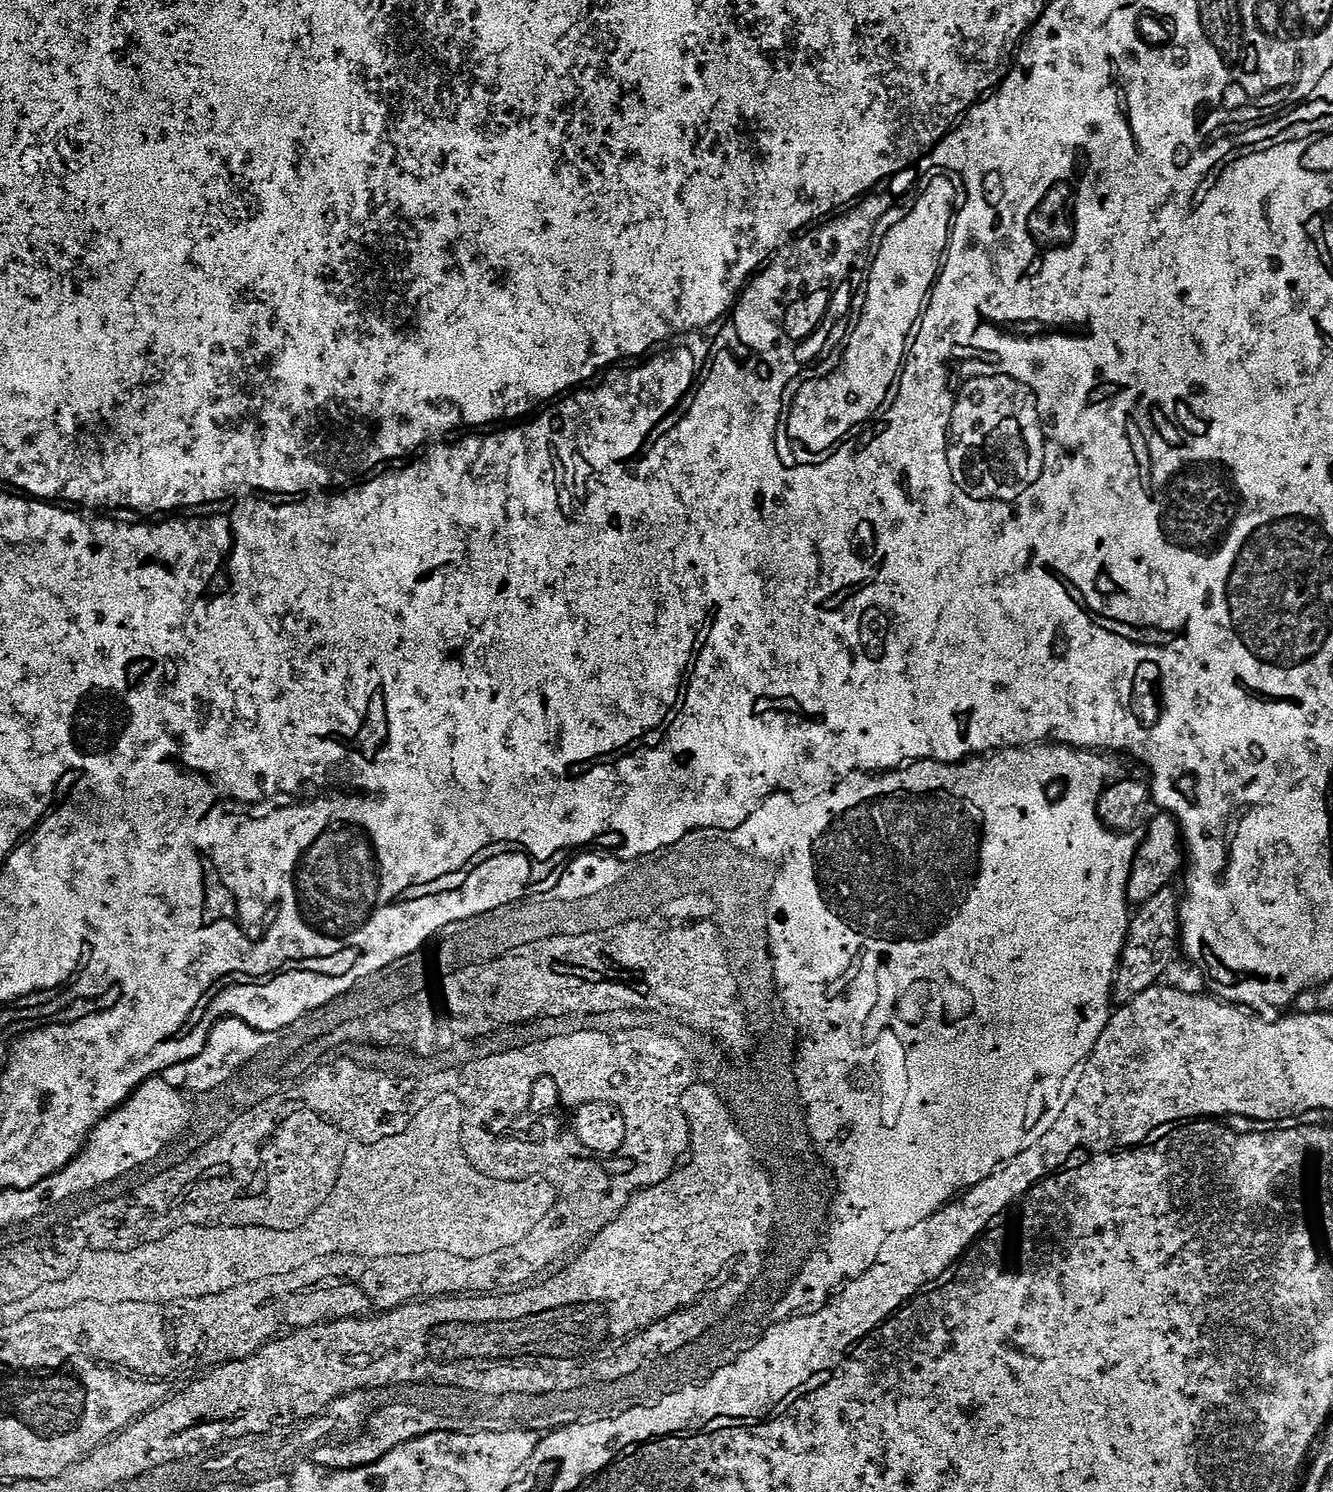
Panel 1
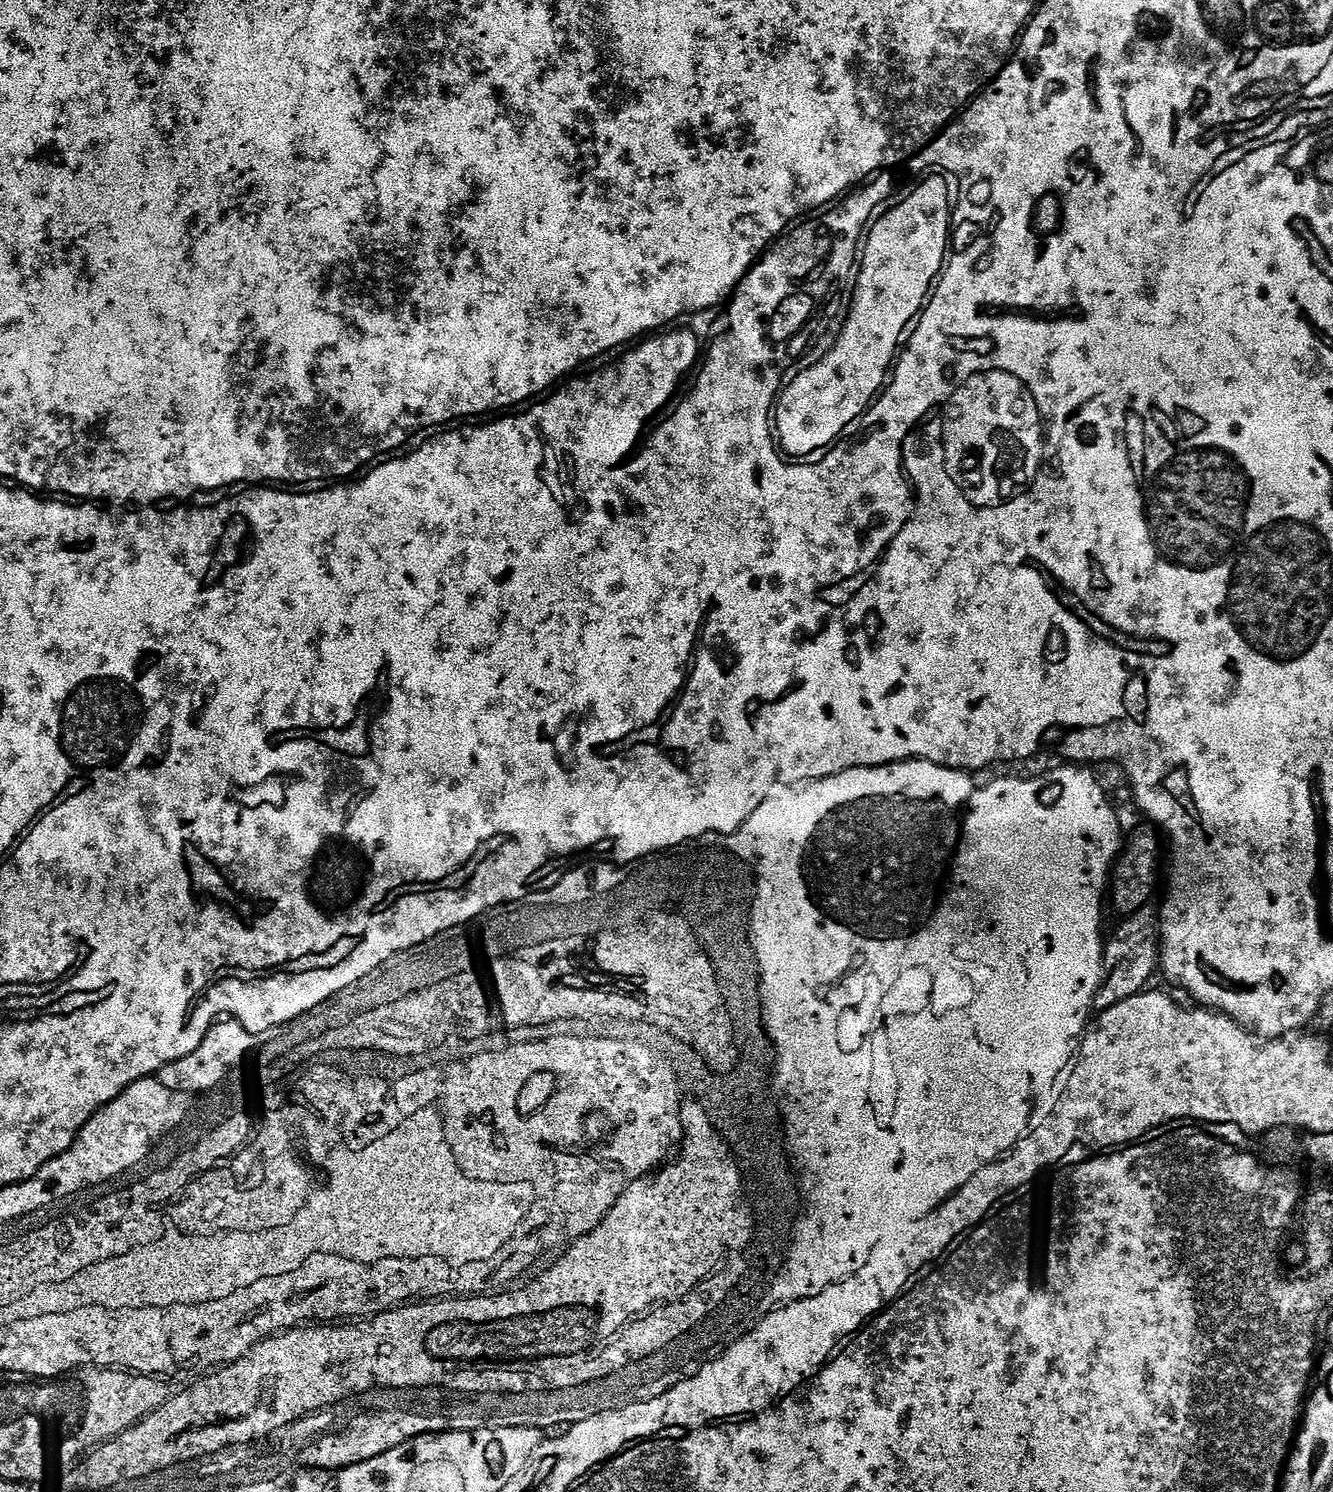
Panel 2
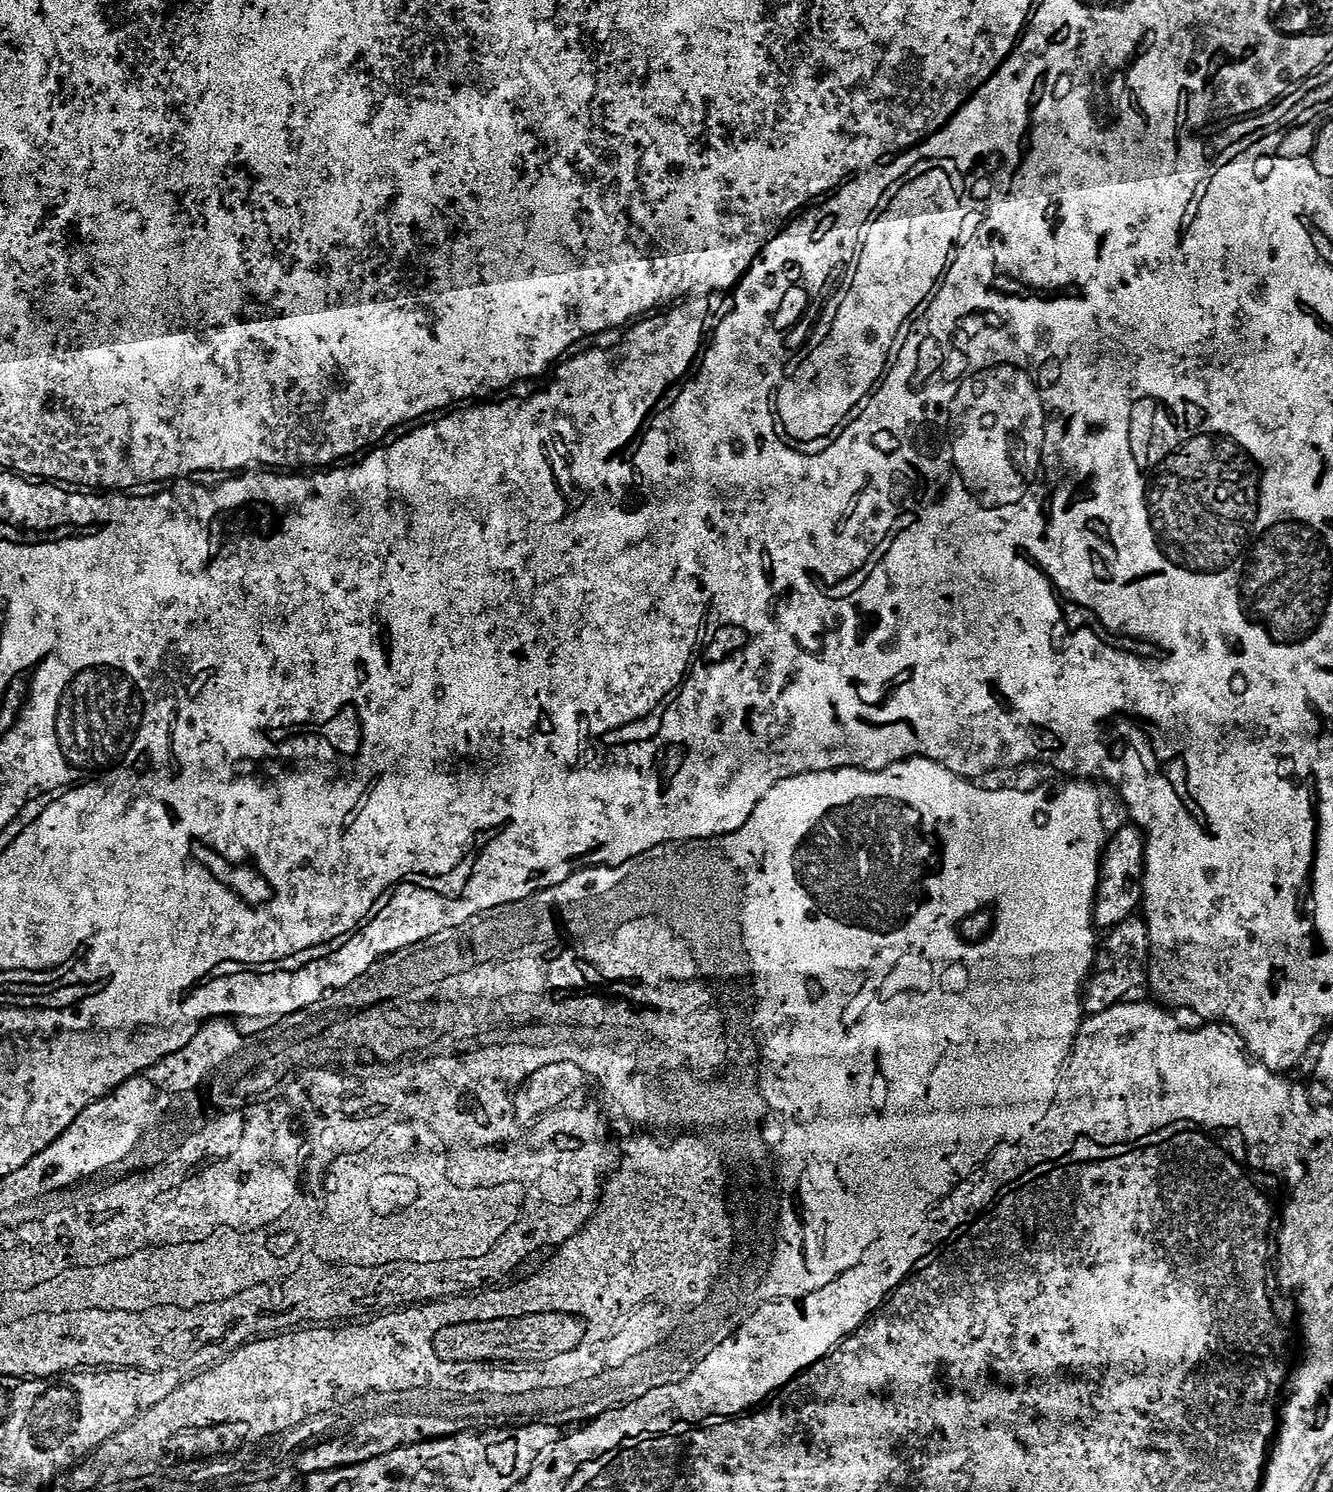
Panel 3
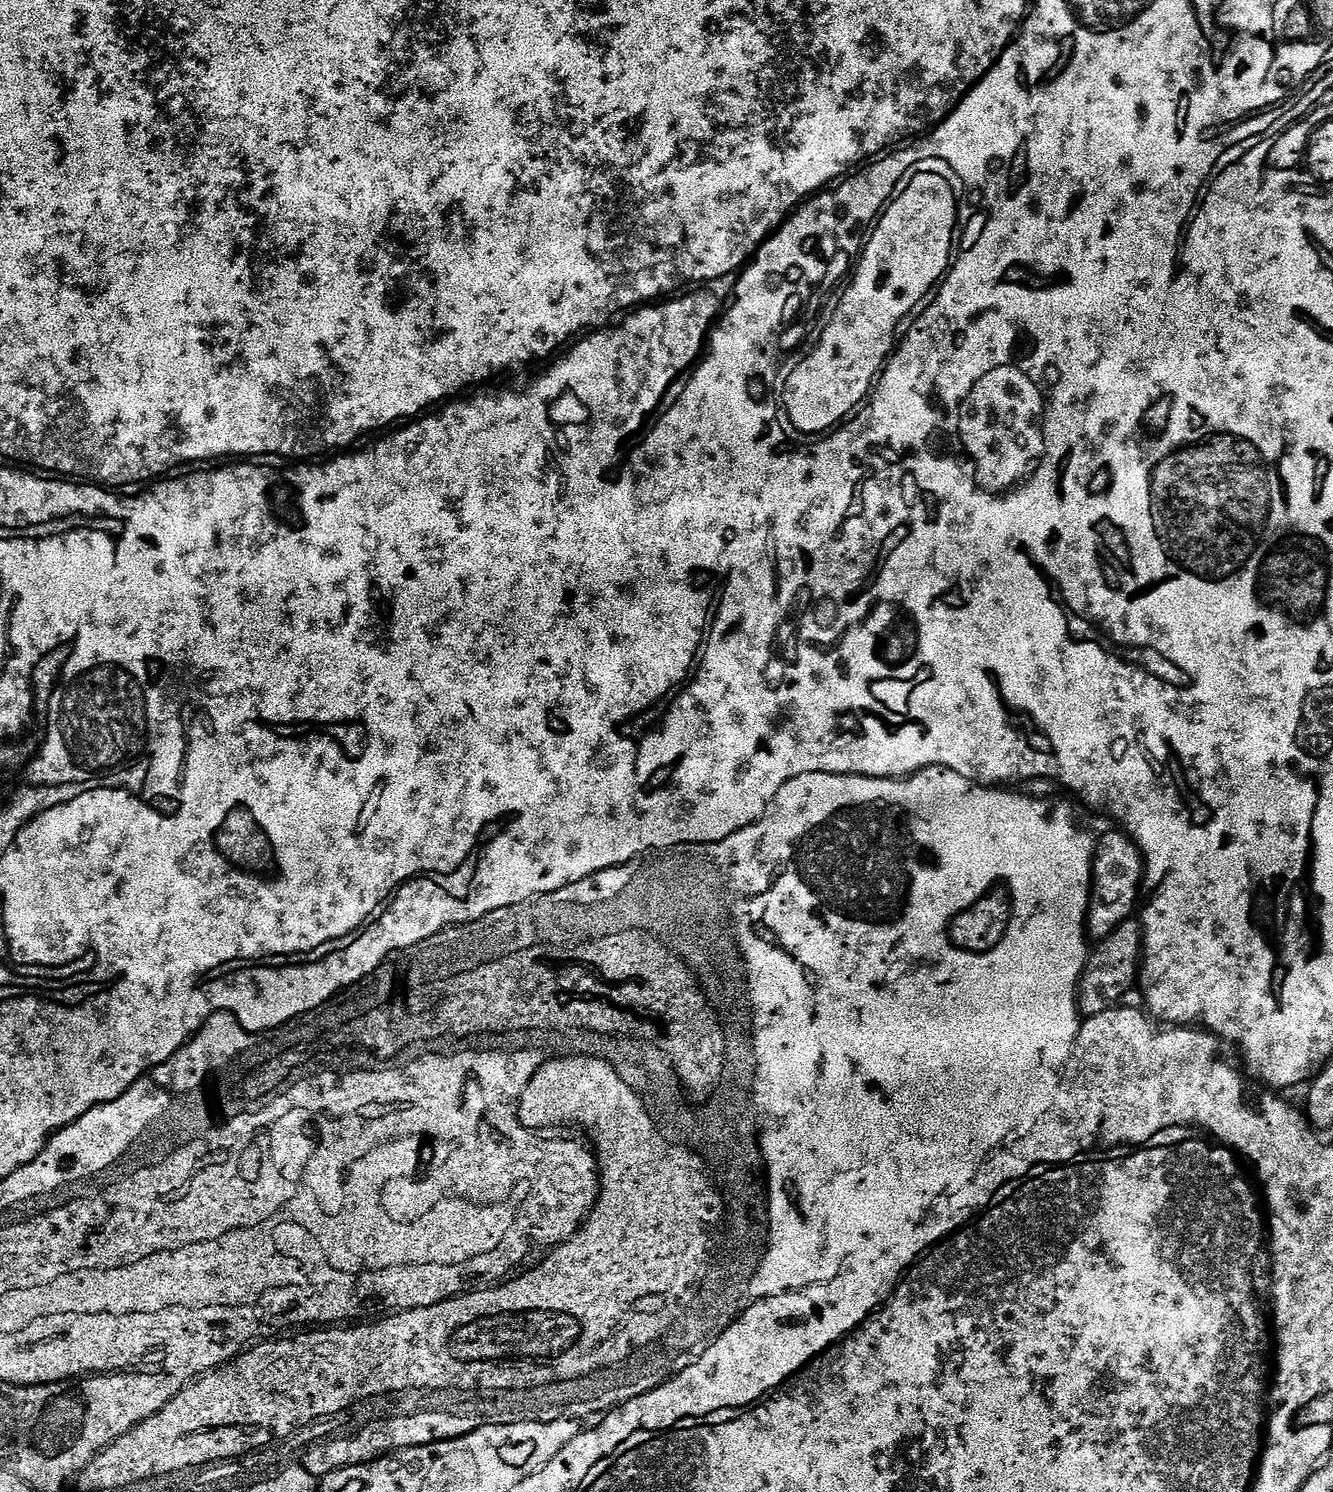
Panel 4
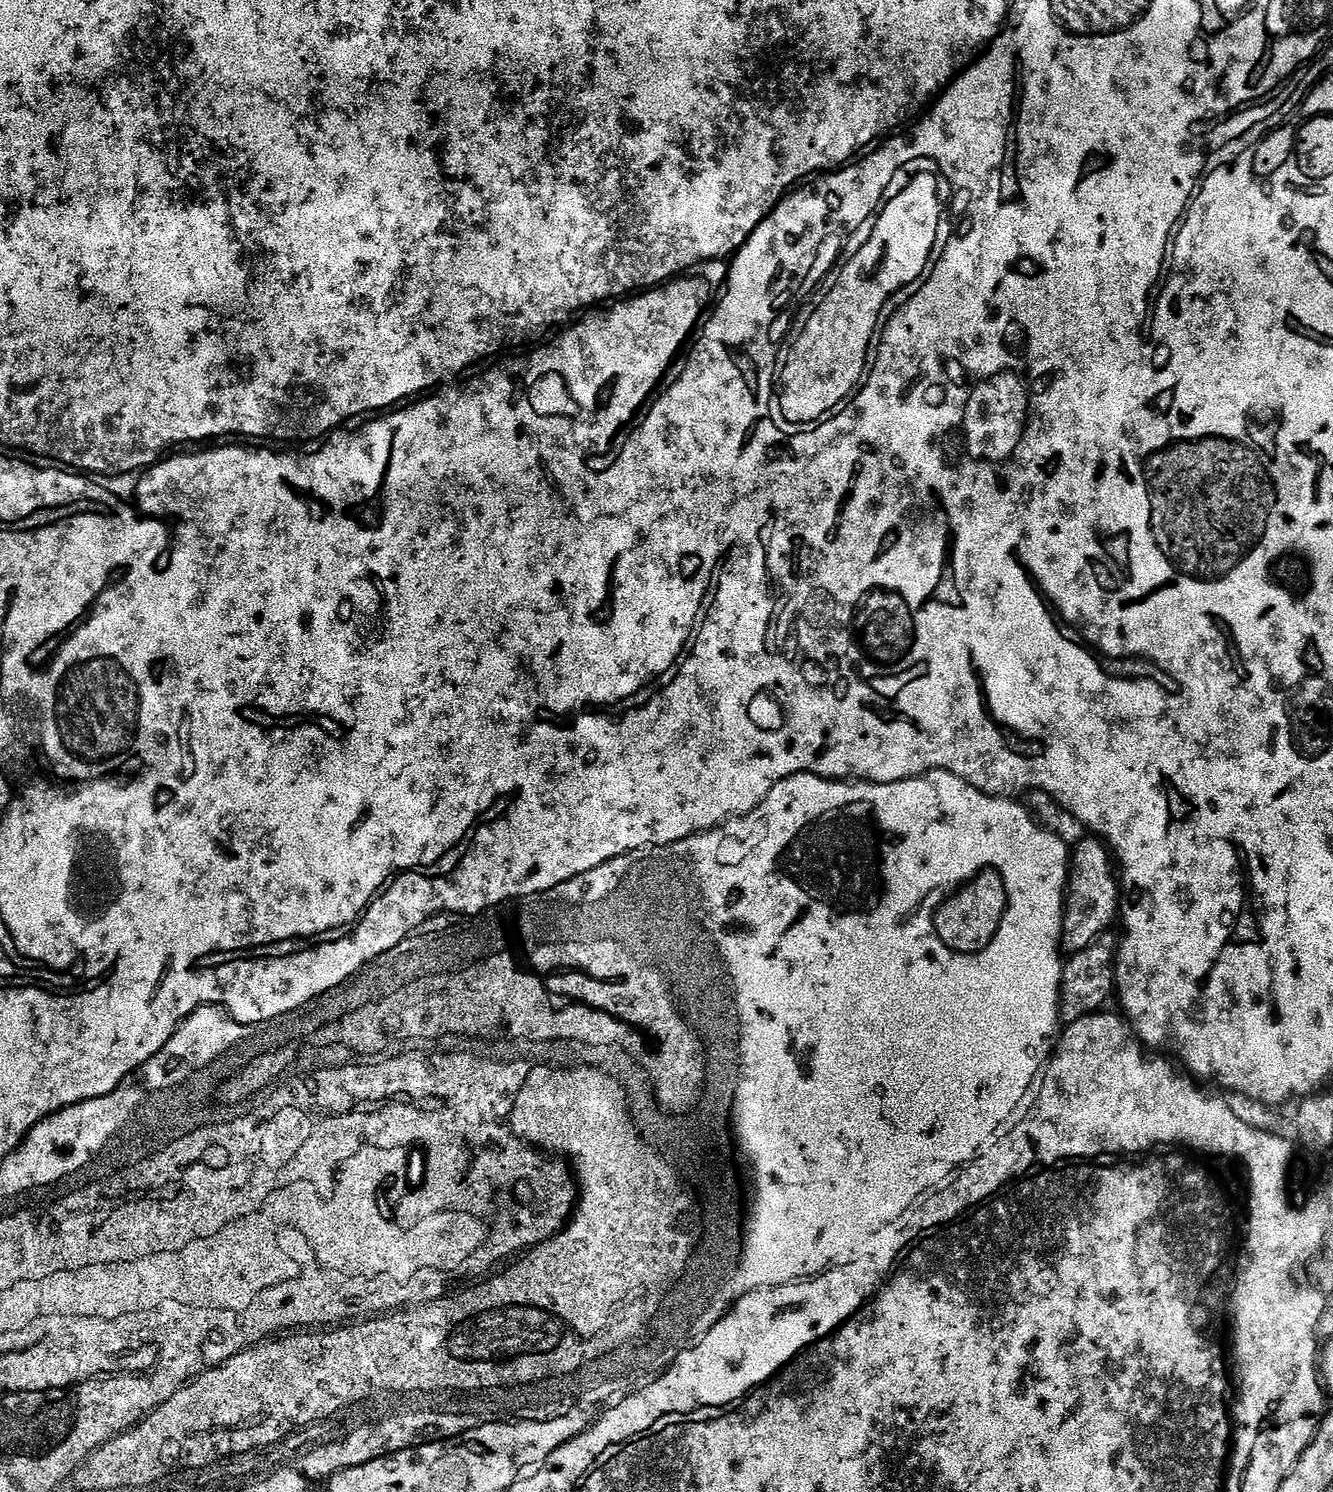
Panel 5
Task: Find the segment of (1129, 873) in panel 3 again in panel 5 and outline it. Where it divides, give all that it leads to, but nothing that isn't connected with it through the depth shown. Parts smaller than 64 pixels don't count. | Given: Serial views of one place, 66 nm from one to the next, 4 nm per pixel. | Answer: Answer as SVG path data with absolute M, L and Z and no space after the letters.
M1087 838L1088 840L1080 840L1074 847L1071 849L1070 852L1070 879L1067 886L1067 896L1065 899L1065 911L1064 911L1064 924L1063 924L1063 938L1061 940L1061 947L1067 953L1074 953L1080 952L1082 949L1085 949L1086 946L1090 944L1090 942L1094 941L1101 935L1101 933L1109 931L1113 926L1112 923L1117 923L1118 920L1118 913L1120 911L1120 881L1118 879L1118 872L1117 869L1114 867L1114 860L1113 857L1110 855L1109 849L1106 847L1103 840L1099 838Z

